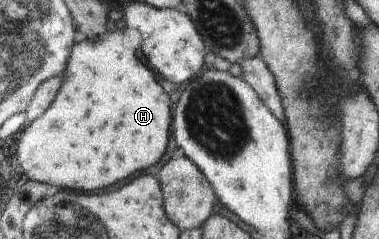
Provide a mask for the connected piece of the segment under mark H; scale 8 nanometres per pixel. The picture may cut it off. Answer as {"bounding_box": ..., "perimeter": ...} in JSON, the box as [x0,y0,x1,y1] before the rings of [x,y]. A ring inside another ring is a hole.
{"bounding_box":[17,25,175,192],"perimeter":[[[119,25],[101,42],[81,36],[72,48],[64,85],[53,106],[21,130],[17,154],[29,180],[57,185],[62,189],[97,192],[111,188],[137,172],[149,170],[163,160],[175,127],[171,95],[157,82],[159,75],[149,67],[146,59],[123,42],[123,25]]]}

